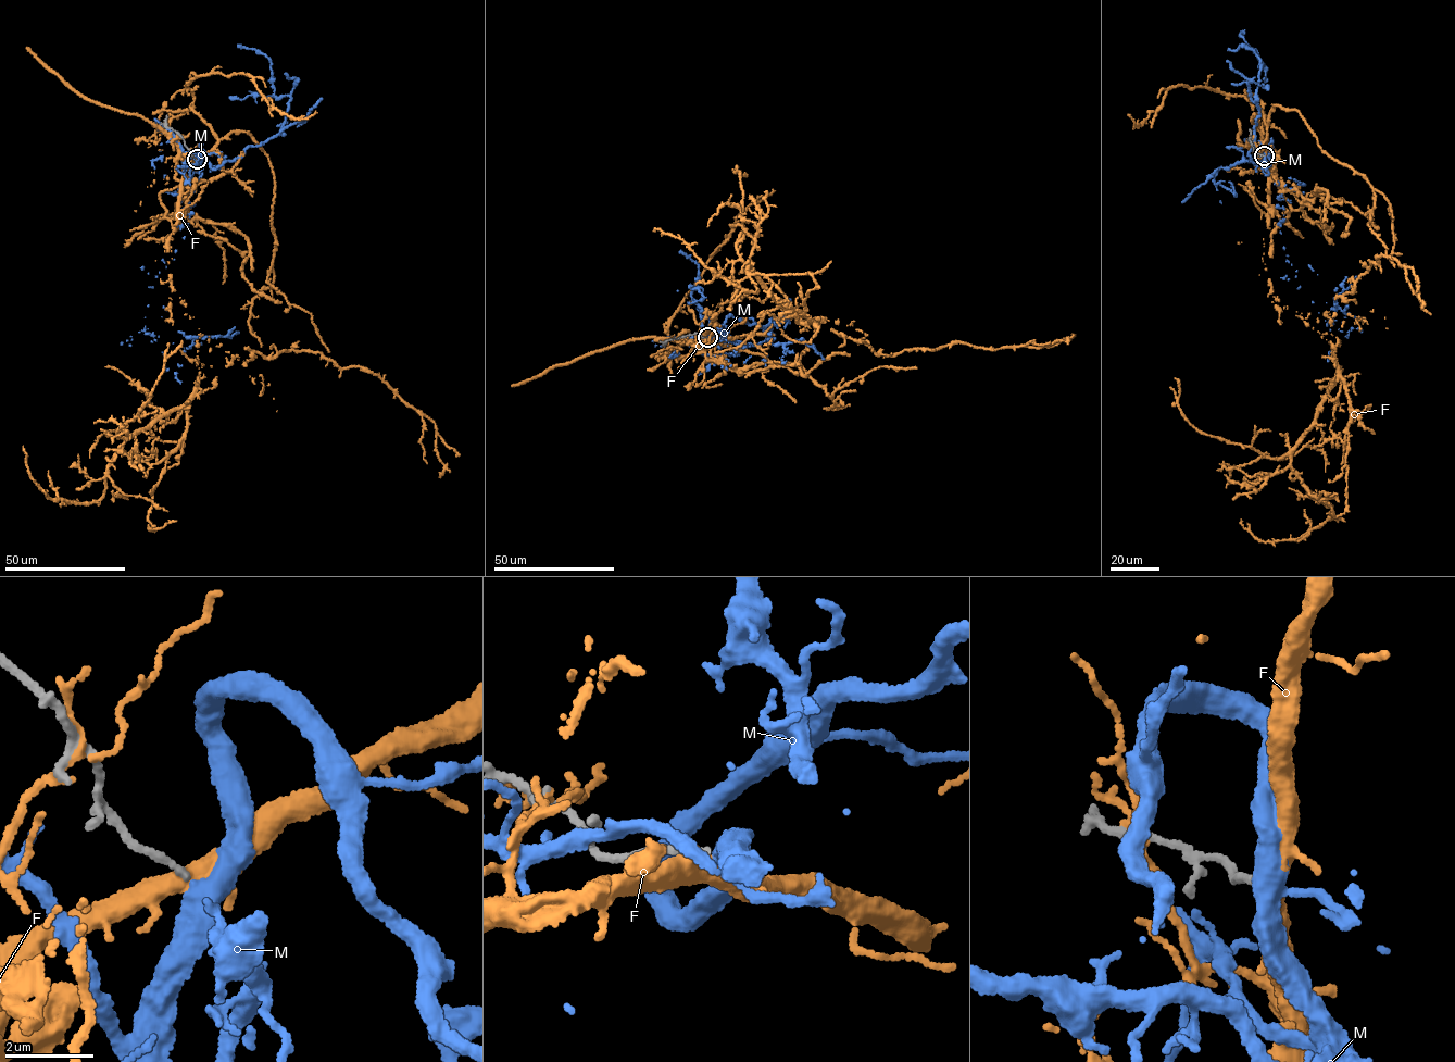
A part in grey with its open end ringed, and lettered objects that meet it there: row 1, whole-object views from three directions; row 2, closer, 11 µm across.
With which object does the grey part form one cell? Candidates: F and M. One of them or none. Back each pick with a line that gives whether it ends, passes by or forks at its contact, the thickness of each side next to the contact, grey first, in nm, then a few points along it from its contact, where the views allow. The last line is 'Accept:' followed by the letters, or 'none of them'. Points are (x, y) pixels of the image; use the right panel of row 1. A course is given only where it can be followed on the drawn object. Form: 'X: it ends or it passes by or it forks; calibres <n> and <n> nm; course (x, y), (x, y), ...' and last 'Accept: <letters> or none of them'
M: it forks; calibres 160 and 400 nm; course (1264, 155), (1275, 183), (1284, 185), (1280, 232), (1299, 287), (1327, 324), (1339, 307), (1361, 330), (1328, 361)
Accept: M

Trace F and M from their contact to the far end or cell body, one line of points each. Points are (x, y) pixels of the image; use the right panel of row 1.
F: (1264, 155), (1280, 221), (1269, 294), (1337, 371), (1290, 465), (1331, 509), (1270, 542), (1241, 520)
M: (1264, 155), (1275, 183), (1284, 185), (1280, 232), (1299, 287), (1327, 324), (1339, 307), (1361, 330), (1328, 361)

